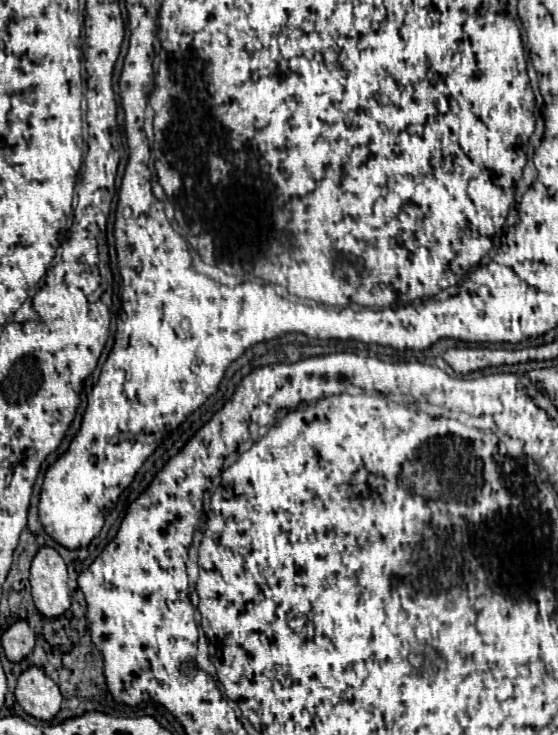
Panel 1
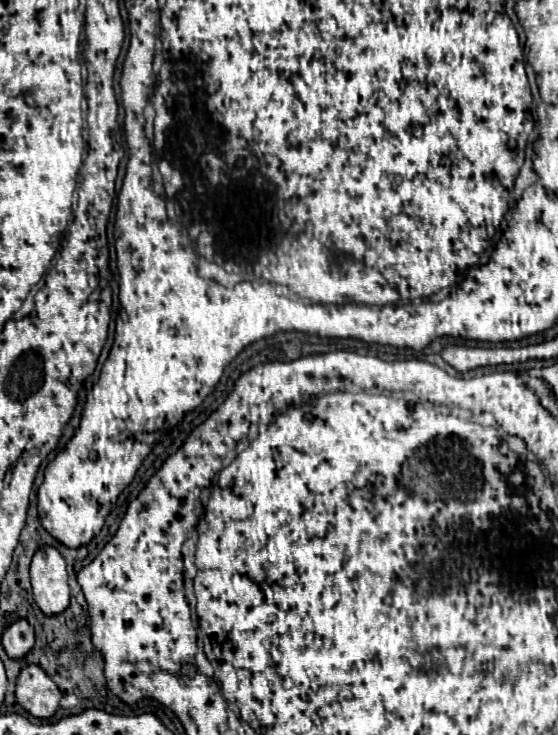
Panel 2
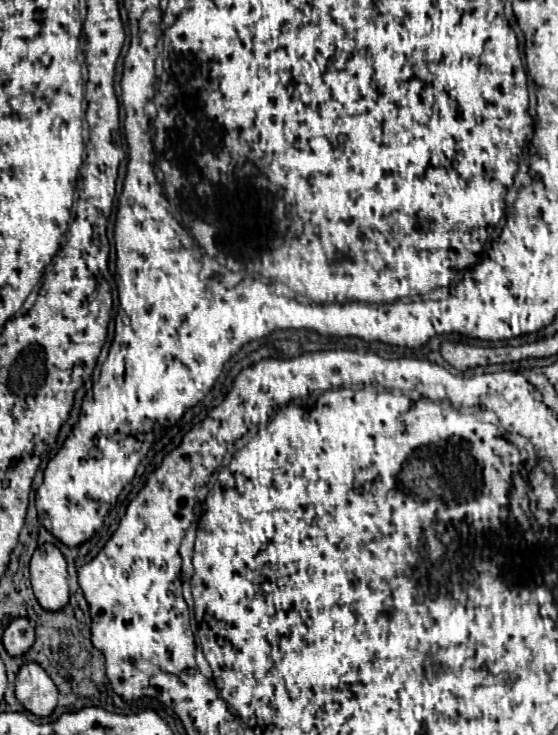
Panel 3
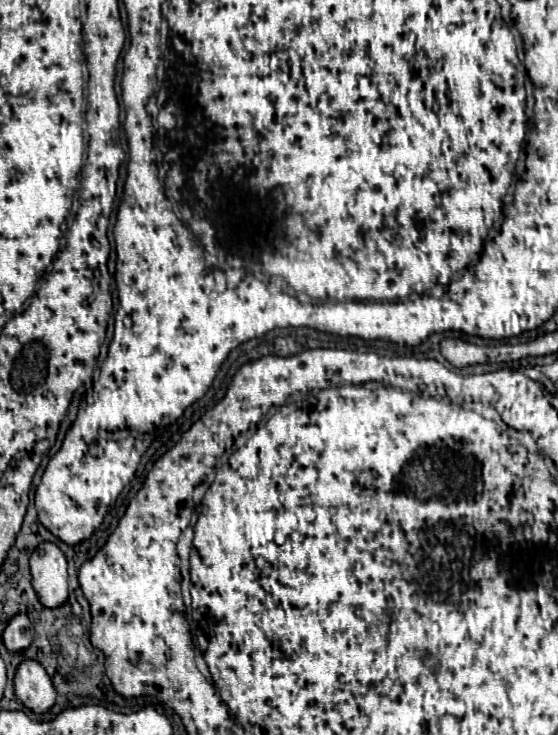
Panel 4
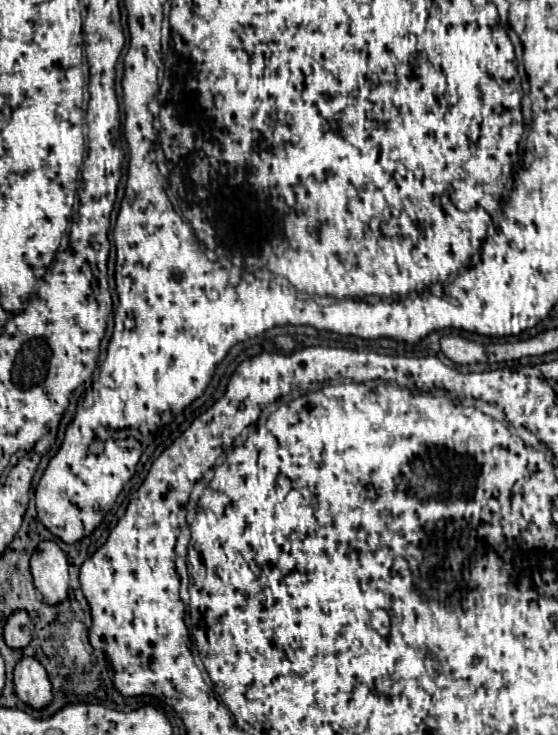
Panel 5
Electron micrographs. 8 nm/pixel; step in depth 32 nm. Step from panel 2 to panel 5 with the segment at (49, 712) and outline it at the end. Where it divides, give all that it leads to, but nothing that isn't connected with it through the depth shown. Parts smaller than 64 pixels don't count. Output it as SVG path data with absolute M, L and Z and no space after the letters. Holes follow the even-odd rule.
M22 658L14 672L16 696L34 710L42 710L52 704L52 684L44 666L36 658Z

